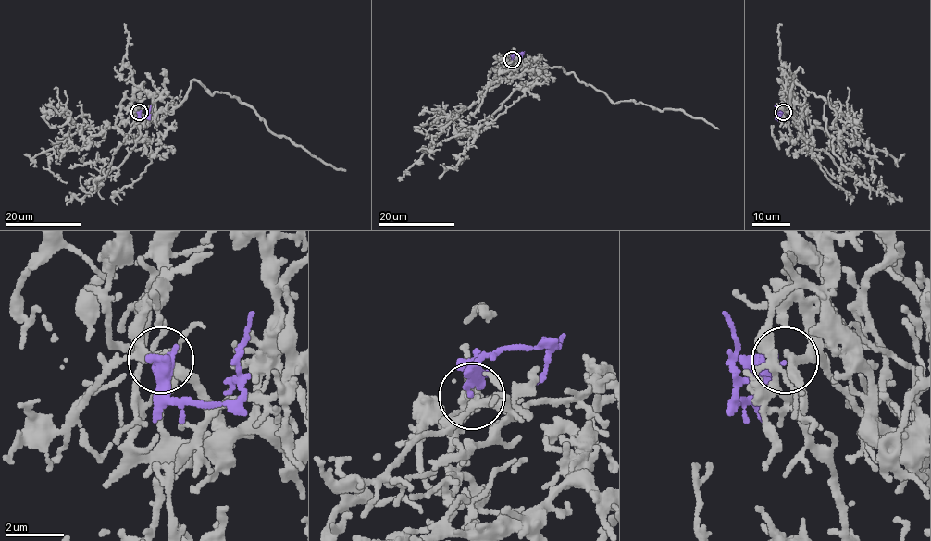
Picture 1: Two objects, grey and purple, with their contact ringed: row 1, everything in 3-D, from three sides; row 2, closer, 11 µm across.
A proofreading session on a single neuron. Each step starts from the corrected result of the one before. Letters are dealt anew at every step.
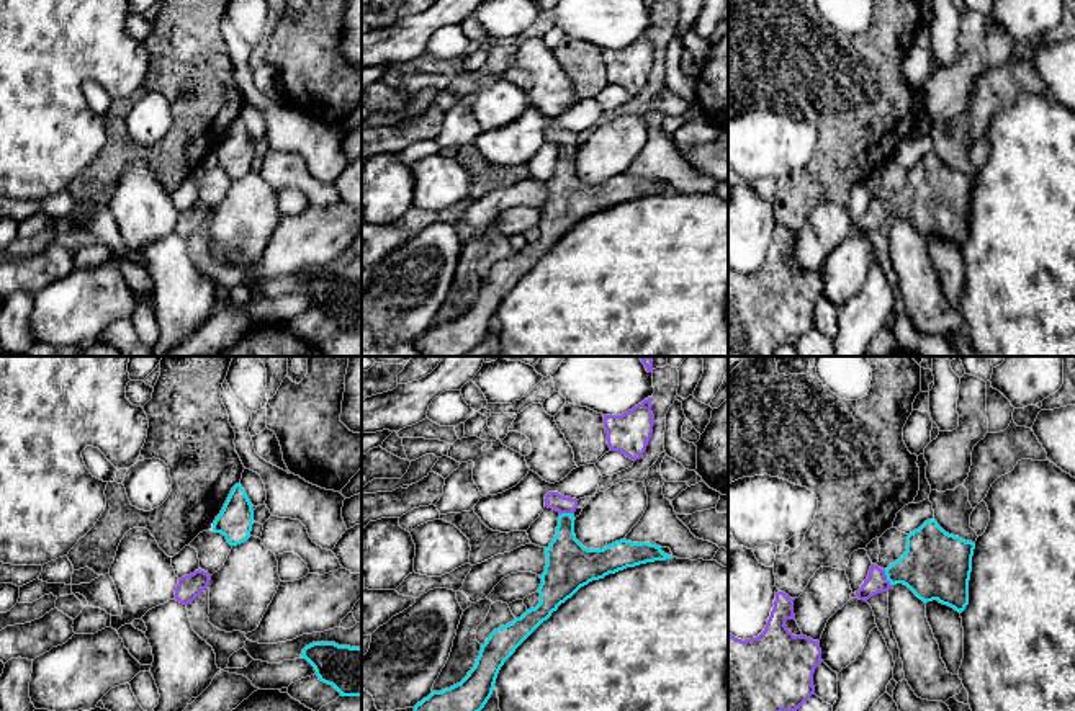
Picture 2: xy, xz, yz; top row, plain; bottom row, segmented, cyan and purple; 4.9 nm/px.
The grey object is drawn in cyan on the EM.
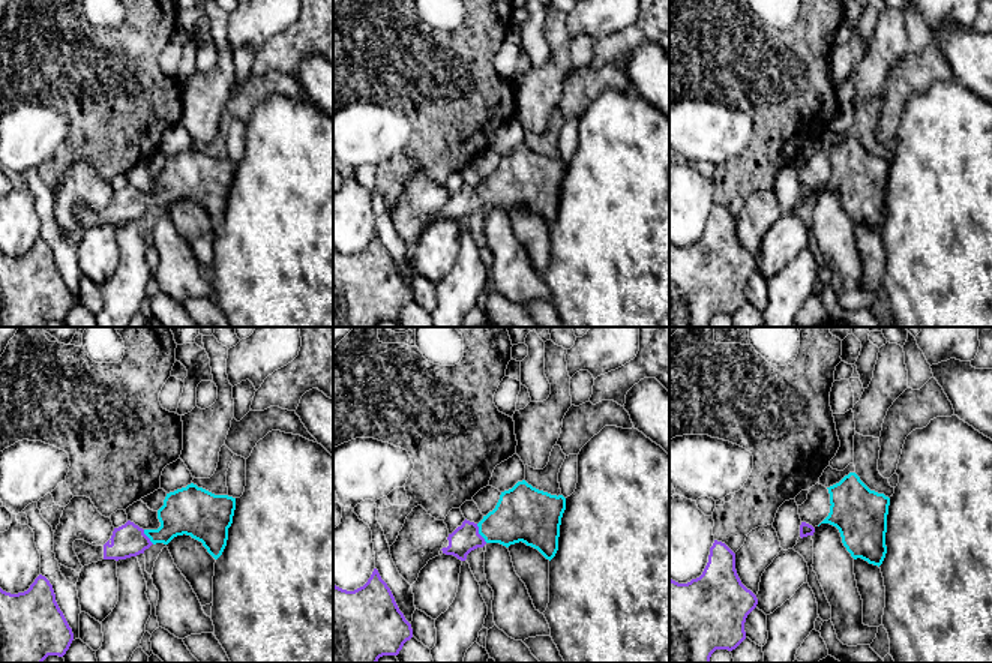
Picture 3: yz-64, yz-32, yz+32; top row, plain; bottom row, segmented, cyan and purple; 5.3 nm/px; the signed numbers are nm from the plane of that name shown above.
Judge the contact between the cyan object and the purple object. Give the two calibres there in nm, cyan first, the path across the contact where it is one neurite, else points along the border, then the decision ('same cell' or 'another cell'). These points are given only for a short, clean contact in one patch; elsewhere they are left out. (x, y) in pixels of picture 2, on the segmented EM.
340/110 nm | across yz (936, 566), (900, 571), (887, 579), (876, 582) | same cell

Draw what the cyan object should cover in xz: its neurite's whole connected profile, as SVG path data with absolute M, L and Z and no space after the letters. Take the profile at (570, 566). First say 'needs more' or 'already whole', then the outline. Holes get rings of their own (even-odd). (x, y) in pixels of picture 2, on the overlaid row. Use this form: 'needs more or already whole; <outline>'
needs more; M548 492L545 507L556 510L560 516L556 534L545 548L546 566L540 575L540 603L512 623L494 629L481 644L476 664L468 675L450 688L432 691L414 706L414 711L481 711L493 695L504 662L581 587L627 567L672 557L664 554L661 546L627 539L615 541L602 549L587 549L574 534L576 518L573 513L578 508L578 500Z

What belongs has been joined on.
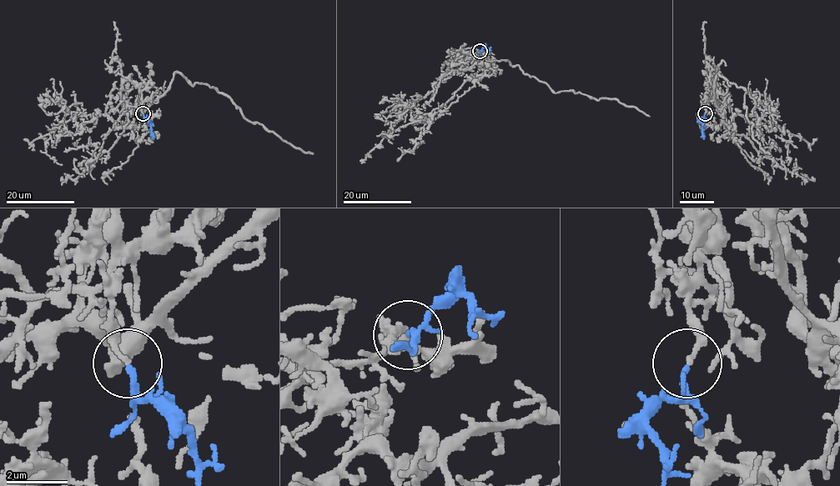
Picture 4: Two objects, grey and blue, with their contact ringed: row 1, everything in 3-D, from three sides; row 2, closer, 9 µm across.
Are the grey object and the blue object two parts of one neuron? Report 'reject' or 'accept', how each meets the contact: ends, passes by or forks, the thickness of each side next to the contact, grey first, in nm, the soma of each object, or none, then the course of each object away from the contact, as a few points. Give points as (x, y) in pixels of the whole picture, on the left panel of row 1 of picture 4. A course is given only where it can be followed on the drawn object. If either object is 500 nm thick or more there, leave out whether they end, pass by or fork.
accept; grey ends; blue ends; calibres 140 and 170 nm; soma grey none; soma blue none; course grey (143, 114), (140, 93), (138, 107), (144, 111), (178, 72), (192, 85), (213, 87), (246, 118), (313, 154); course blue (143, 114), (150, 123), (153, 138)

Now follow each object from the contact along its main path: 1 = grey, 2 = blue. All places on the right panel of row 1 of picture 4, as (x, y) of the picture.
1: (704, 114), (708, 92), (719, 111), (714, 82), (720, 72), (729, 85), (746, 92), (752, 136), (770, 154)
2: (704, 114), (700, 122), (703, 138)

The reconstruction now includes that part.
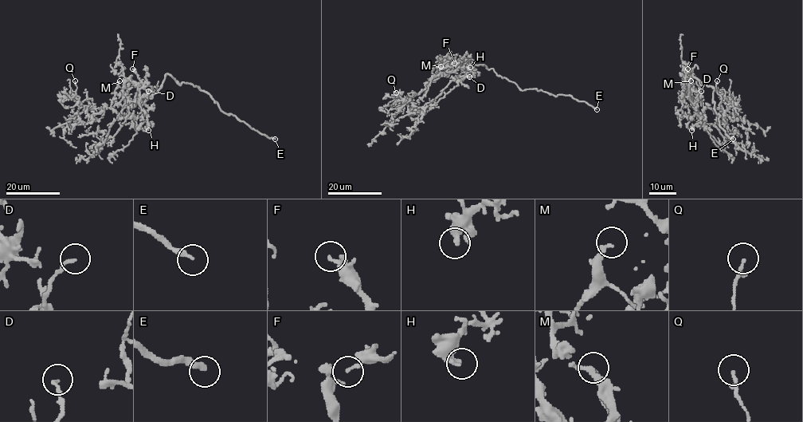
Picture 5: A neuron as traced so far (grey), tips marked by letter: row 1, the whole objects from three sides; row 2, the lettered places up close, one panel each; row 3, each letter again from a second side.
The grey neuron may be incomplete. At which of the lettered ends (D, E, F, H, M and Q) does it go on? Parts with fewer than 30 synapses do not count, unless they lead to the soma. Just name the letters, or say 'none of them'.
E, F, M

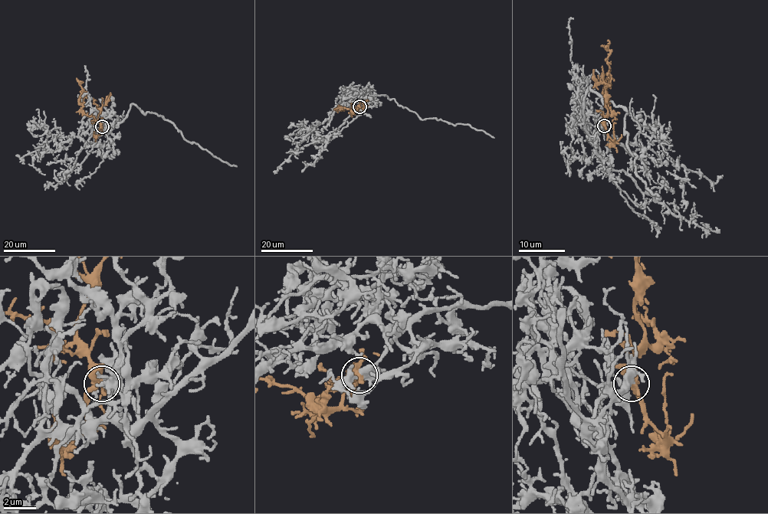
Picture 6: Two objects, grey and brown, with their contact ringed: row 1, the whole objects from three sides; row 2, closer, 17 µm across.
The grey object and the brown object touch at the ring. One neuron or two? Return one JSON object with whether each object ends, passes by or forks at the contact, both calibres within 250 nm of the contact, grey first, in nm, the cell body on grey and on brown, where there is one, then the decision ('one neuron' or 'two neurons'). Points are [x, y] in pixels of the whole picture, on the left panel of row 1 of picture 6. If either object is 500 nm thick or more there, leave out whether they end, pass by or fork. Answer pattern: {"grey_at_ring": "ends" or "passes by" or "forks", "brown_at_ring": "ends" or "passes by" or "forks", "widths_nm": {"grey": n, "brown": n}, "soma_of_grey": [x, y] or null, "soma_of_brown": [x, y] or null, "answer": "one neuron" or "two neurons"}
{"grey_at_ring": "passes by", "brown_at_ring": "passes by", "widths_nm": {"grey": 400, "brown": 440}, "soma_of_grey": null, "soma_of_brown": null, "answer": "one neuron"}

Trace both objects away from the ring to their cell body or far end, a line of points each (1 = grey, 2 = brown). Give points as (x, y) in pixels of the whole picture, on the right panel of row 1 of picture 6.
1: (602, 125), (591, 135), (585, 130), (583, 99), (591, 86), (604, 103), (627, 112), (635, 172), (659, 197)
2: (604, 125), (604, 119), (611, 110), (604, 95), (608, 83), (608, 56), (610, 51), (608, 40)

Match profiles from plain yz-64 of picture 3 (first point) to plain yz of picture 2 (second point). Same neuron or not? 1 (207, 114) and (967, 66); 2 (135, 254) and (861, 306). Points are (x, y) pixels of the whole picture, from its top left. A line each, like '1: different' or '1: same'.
1: same
2: same

